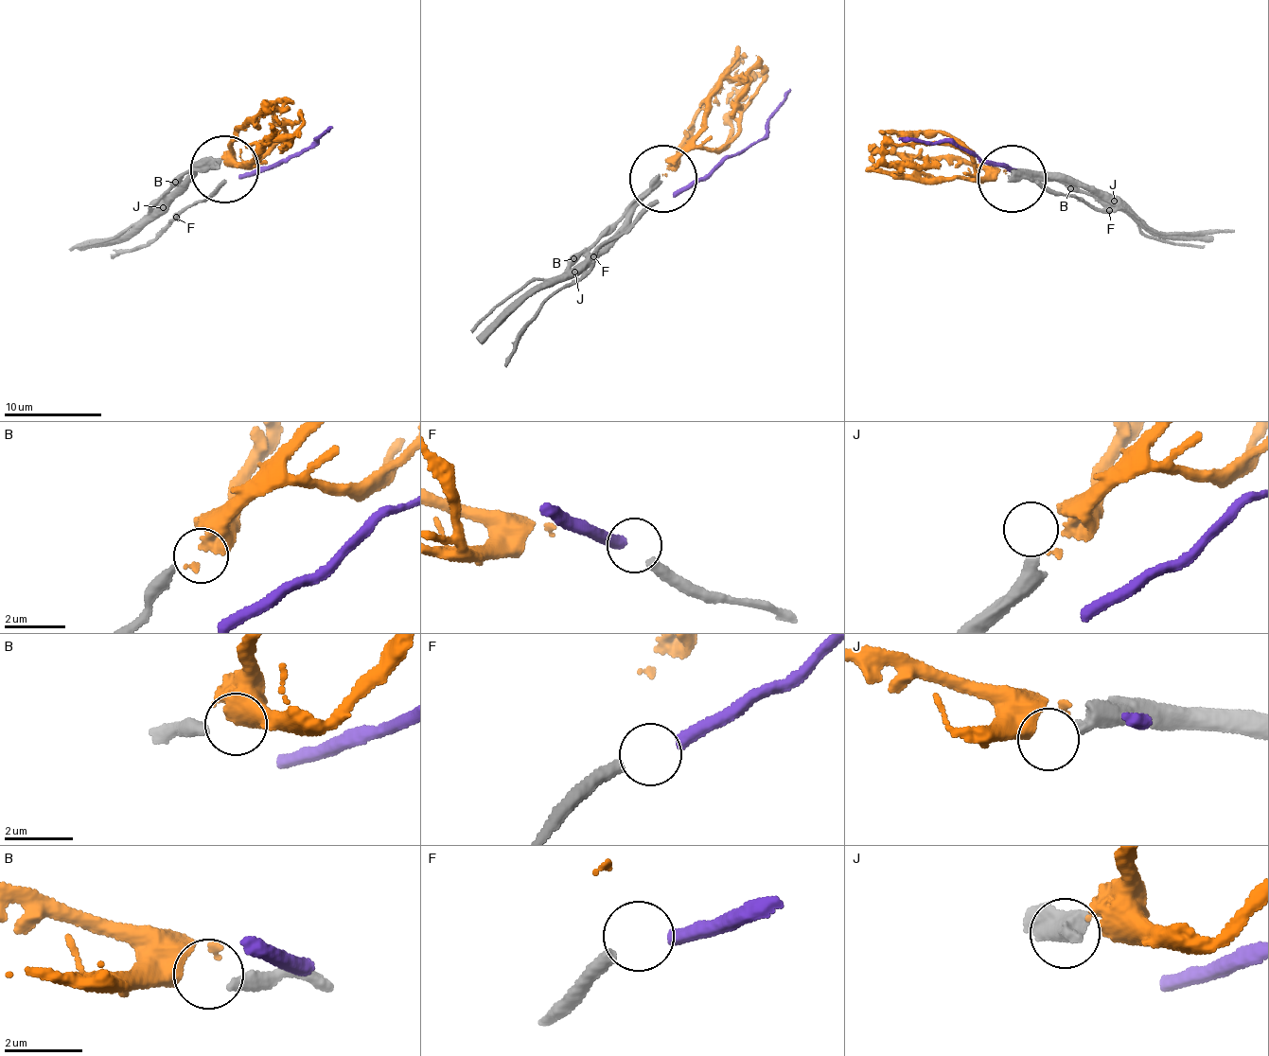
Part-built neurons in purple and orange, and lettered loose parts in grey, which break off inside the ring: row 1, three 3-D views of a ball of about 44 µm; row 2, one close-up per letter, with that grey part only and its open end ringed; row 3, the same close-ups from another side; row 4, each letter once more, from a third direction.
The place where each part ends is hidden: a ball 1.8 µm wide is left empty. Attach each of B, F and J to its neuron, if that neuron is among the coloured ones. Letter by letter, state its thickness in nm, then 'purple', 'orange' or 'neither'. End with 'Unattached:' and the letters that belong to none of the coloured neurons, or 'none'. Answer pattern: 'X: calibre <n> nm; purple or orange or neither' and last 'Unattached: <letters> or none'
B: calibre 340 nm; neither
F: calibre 360 nm; purple
J: calibre 480 nm; orange
Unattached: B

